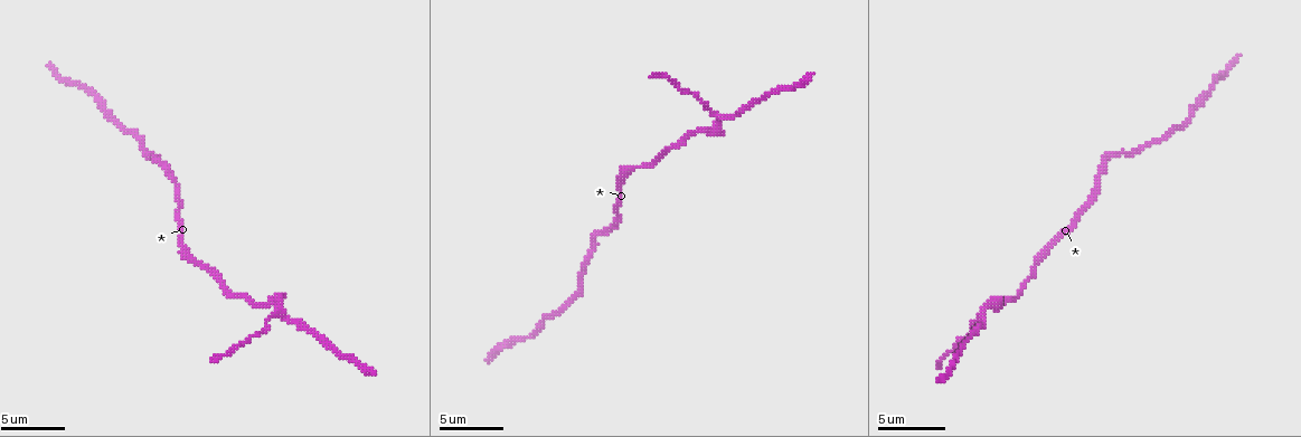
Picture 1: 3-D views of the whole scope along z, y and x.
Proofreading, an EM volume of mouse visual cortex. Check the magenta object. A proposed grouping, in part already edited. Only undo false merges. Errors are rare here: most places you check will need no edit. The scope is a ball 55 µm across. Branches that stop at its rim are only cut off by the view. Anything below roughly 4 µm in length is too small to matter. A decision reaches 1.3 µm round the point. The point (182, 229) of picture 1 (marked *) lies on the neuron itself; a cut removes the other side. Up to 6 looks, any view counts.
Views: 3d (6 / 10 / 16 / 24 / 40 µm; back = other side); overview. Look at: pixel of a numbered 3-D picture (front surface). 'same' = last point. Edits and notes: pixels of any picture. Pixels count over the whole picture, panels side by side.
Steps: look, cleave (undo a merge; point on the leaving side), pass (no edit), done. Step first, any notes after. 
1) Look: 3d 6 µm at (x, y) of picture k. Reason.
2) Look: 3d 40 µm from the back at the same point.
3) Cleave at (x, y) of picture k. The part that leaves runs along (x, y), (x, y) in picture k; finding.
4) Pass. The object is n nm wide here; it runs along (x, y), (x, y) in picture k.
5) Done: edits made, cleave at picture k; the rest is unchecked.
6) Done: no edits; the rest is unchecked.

Look: 3d 6 µm at (1037, 259) of picture 1. Calibre changes.

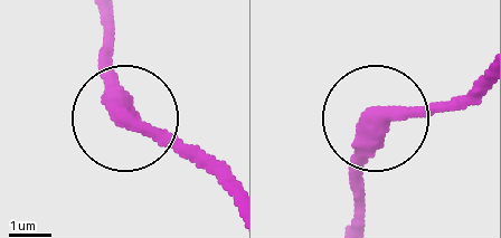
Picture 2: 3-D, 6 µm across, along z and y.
Pass. It runs along (359, 207), (362, 132), (445, 107), (473, 83) in picture 2; continuous, no second neuron.

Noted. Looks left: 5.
Look: 3d 10 µm at (281, 313) of picture 1. Thin arm on a thick one.

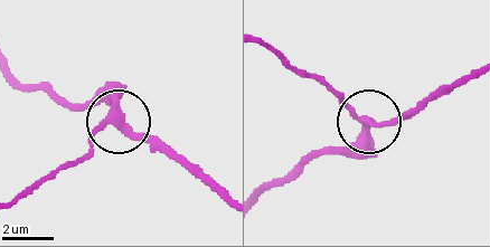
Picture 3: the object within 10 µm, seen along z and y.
Cleave at (93, 149) of picture 3. 3 arms meet here; the part that leaves runs along (105, 124), (82, 153), (11, 202) in picture 3; a second neuron is stuck on.

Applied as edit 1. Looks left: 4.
Look: 3d 6 µm at (552, 316) of picture 1. Calibre changes.

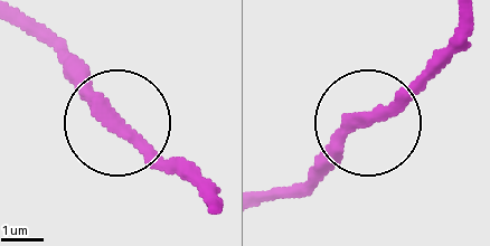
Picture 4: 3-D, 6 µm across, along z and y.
Pass. The object is 300 nm wide here; it runs along (217, 214), (28, 25) in picture 4; one neuron here.

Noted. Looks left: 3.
Done: edits made, cleave at picture 3; the rest is unchecked.

